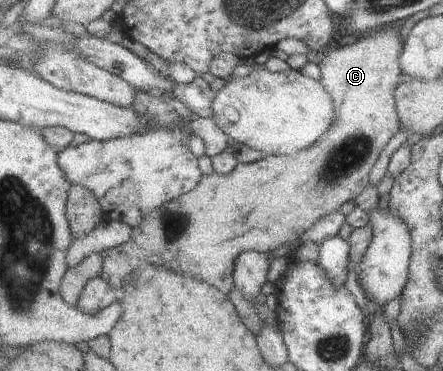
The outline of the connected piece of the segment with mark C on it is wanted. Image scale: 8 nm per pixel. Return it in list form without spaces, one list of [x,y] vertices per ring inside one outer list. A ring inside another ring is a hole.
[[[385,27],[324,56],[320,63],[323,73],[320,81],[333,97],[336,116],[321,141],[293,155],[275,155],[252,164],[237,164],[235,171],[227,175],[217,172],[204,175],[193,191],[155,209],[141,223],[141,227],[133,228],[133,235],[127,243],[108,249],[103,254],[103,273],[100,277],[121,291],[125,279],[133,272],[141,271],[146,265],[159,263],[167,269],[175,269],[177,273],[201,277],[211,285],[217,285],[225,295],[231,295],[235,288],[233,271],[241,253],[256,251],[267,254],[286,245],[298,244],[301,237],[317,225],[319,219],[341,211],[343,205],[354,202],[363,189],[370,185],[371,169],[379,161],[389,141],[399,133],[400,114],[394,93],[402,83],[399,74],[403,74],[403,71],[399,61],[403,49],[399,30]]]

